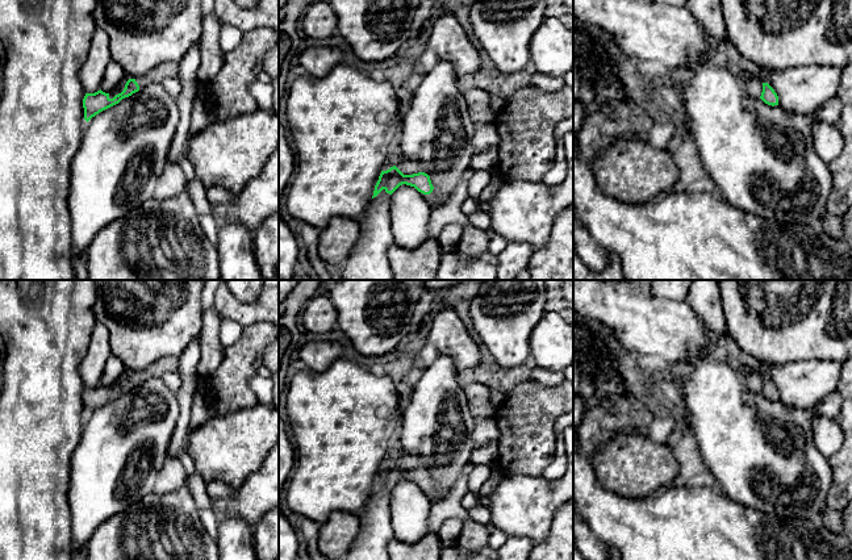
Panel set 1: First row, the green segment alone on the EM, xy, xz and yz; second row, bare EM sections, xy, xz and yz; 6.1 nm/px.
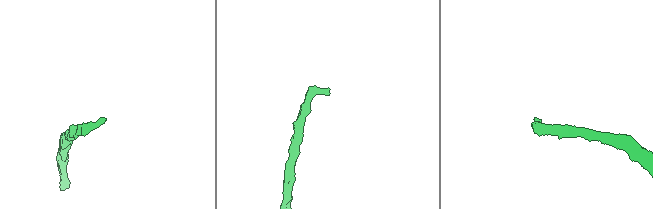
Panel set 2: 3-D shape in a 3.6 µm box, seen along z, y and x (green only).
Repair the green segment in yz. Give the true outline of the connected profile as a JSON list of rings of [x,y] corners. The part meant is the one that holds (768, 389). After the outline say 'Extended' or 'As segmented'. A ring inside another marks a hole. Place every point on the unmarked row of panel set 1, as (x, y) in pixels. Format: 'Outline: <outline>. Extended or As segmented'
Outline: [[[743,367],[736,368],[743,376],[749,390],[755,393],[761,393],[765,398],[772,401],[778,400],[778,390],[768,377],[763,377],[761,375],[753,371],[748,371]]]. Extended

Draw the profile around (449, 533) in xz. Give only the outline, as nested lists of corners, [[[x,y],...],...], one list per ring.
[[[447,518],[440,528],[438,530],[437,535],[440,539],[443,547],[452,547],[459,538],[460,530],[463,527],[463,522],[455,518]]]

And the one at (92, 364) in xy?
[[[96,323],[92,331],[91,342],[85,356],[82,359],[79,372],[85,388],[100,385],[105,364],[112,356],[108,329]]]

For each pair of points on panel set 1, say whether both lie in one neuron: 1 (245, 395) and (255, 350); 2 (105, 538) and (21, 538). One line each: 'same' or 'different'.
1: same
2: different

